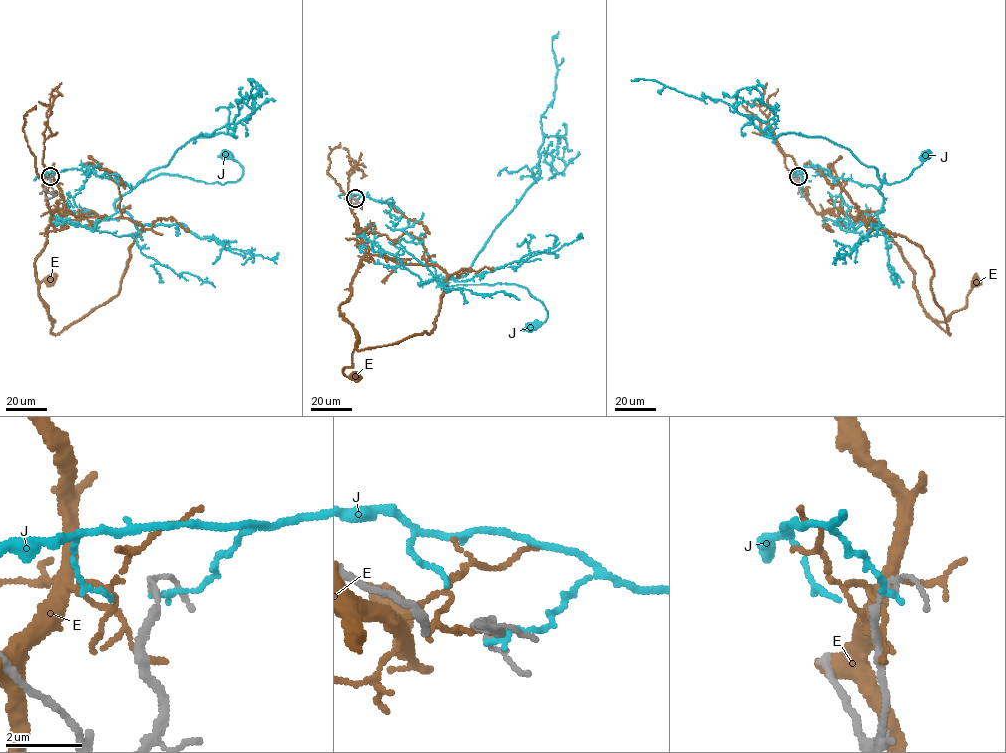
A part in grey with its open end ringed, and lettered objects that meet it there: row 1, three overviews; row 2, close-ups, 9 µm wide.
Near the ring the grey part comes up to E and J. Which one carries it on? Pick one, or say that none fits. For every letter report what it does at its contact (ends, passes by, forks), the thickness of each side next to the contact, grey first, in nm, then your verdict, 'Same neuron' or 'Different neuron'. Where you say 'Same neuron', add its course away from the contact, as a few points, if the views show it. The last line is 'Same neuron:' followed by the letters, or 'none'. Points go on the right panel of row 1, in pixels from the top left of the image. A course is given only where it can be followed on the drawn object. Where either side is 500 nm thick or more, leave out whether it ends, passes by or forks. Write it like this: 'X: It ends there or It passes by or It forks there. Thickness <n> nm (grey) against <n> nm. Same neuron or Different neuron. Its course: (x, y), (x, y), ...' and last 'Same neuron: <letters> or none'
E: It passes by. Thickness 200 nm (grey) against 110 nm. Different neuron
J: It ends there. Thickness 140 nm (grey) against 140 nm. Different neuron
Same neuron: none

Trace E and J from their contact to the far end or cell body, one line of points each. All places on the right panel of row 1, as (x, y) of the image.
E: (799, 179), (818, 213), (838, 208), (884, 230), (949, 334), (921, 248), (875, 229), (804, 164)
J: (799, 175), (800, 168), (818, 165), (831, 177), (878, 188), (884, 174), (887, 184), (907, 178), (926, 153)

